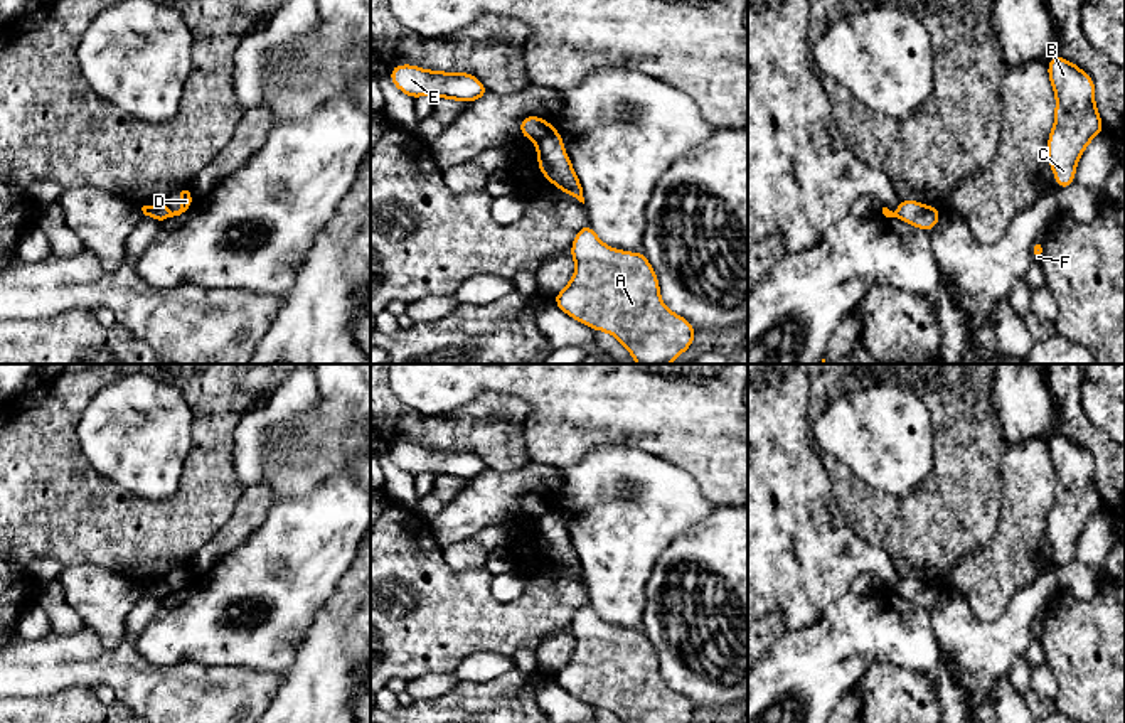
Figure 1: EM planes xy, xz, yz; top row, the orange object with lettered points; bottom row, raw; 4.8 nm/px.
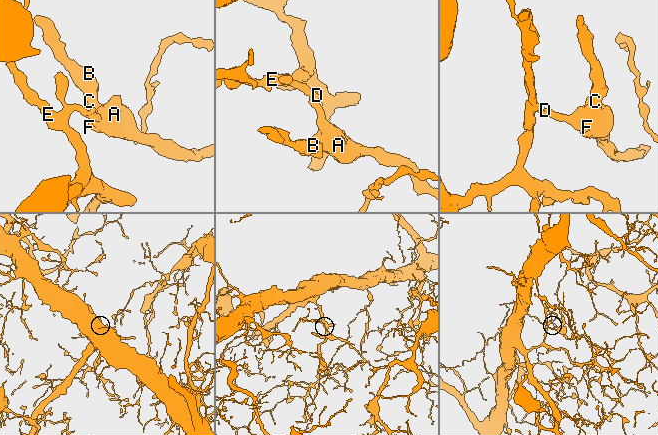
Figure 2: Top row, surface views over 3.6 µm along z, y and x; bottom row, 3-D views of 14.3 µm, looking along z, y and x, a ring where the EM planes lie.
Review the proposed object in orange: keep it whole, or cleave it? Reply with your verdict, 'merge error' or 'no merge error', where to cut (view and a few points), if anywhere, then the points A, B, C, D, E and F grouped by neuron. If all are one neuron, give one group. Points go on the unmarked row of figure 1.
merge error | xz (551, 504), (536, 519) | A B C D F / E

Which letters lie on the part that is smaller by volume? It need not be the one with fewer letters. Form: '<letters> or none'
A, B, C, D, F

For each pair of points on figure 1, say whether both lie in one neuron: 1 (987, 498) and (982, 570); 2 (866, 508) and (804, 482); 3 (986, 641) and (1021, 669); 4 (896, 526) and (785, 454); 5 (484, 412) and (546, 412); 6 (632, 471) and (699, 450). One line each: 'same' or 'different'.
1: different
2: different
3: different
4: different
5: different
6: different

